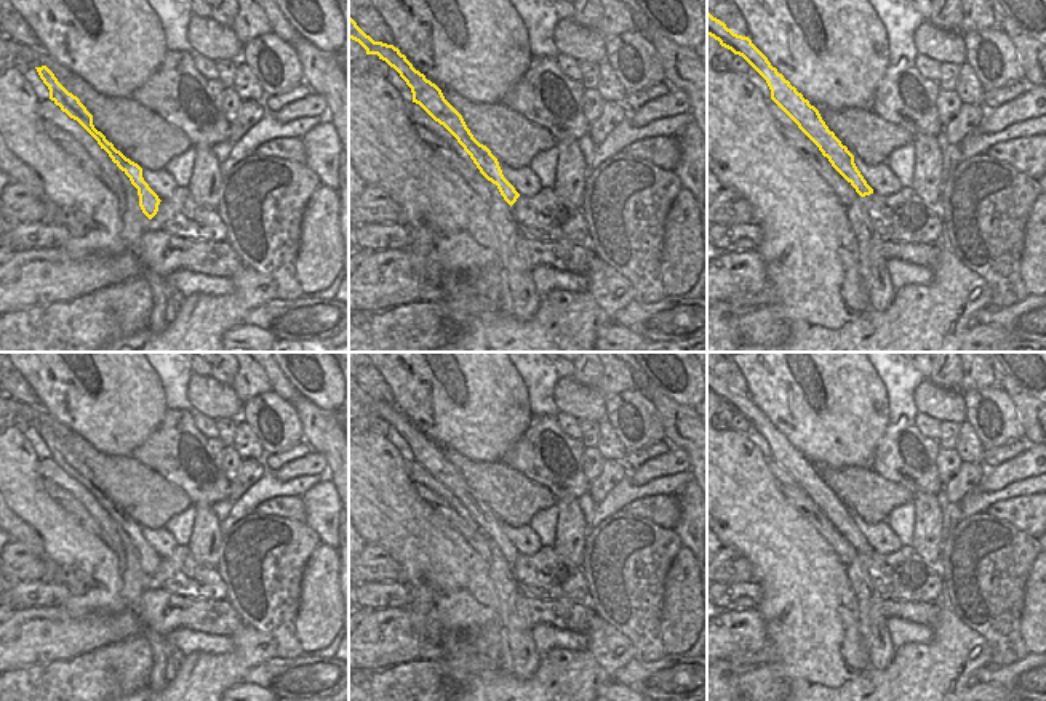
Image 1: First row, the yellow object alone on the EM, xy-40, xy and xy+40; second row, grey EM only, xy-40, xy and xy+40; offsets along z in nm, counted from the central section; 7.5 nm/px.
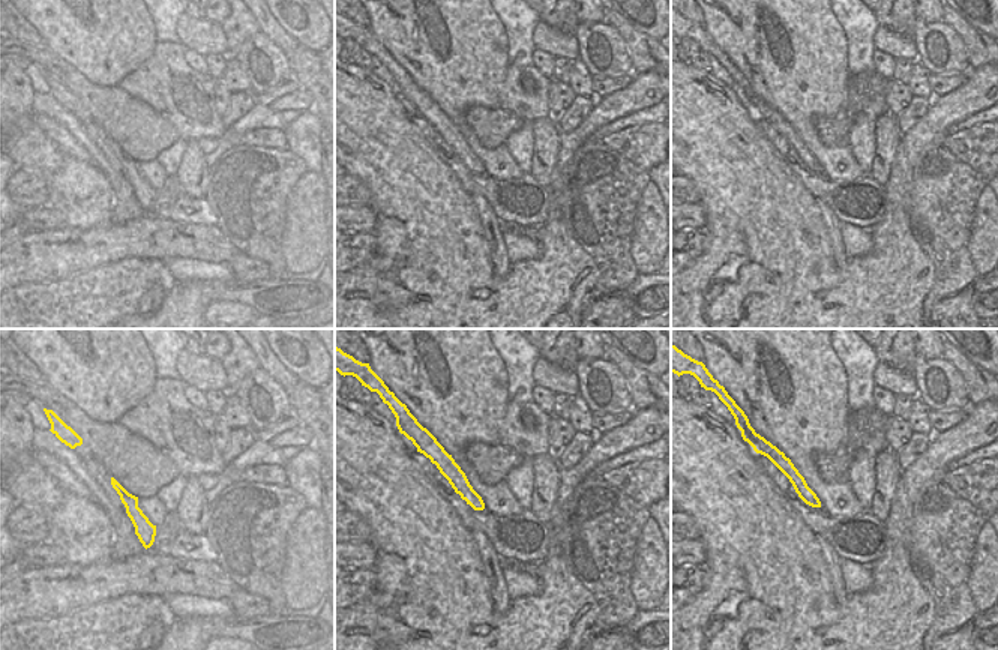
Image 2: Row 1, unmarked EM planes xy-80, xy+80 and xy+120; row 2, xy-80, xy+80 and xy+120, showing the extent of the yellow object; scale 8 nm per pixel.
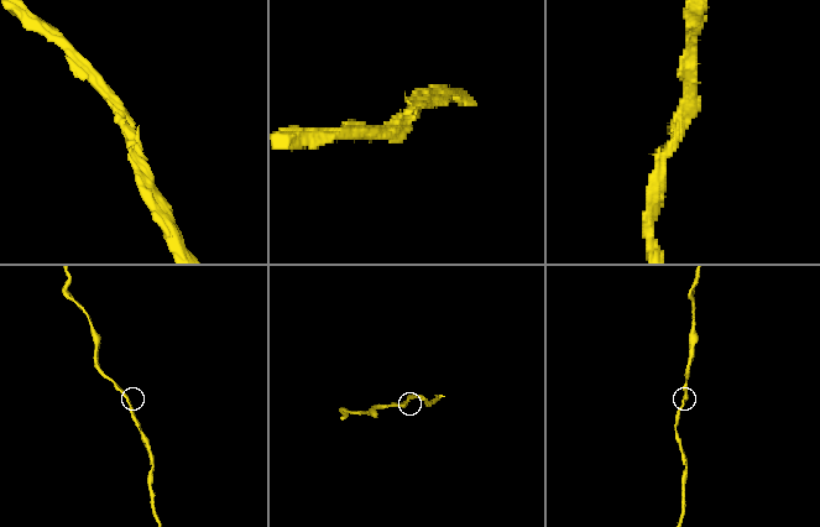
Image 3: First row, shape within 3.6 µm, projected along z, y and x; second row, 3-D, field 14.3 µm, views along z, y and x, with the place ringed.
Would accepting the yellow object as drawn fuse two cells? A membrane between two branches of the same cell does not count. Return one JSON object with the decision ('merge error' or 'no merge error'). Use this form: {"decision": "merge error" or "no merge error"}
{"decision": "no merge error"}

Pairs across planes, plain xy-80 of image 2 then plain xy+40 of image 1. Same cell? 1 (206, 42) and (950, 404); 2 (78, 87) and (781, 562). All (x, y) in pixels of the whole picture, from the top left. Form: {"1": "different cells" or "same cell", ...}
{"1": "same cell", "2": "same cell"}

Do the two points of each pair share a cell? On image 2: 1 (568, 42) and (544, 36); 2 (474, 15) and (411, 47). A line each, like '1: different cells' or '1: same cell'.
1: same cell
2: same cell

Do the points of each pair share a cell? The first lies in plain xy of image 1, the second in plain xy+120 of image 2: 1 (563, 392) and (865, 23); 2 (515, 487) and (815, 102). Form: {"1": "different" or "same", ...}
{"1": "different", "2": "different"}

